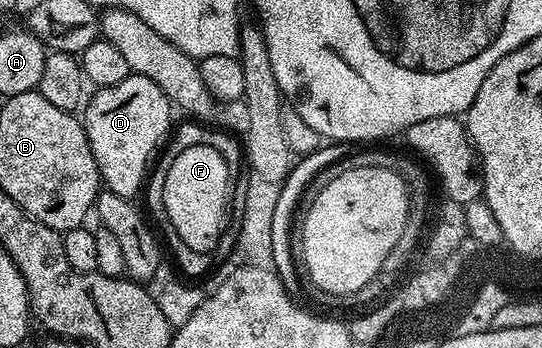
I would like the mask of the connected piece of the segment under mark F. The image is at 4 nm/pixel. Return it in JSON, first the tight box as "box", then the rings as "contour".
{"box":[164,146,232,254],"contour":[[[193,146],[184,148],[176,160],[172,160],[172,168],[168,168],[168,176],[164,176],[164,208],[168,212],[168,220],[172,220],[172,228],[180,232],[180,240],[201,254],[210,254],[222,235],[222,228],[228,218],[228,199],[232,194],[230,182],[232,168],[224,160],[224,156],[211,146]]]}

